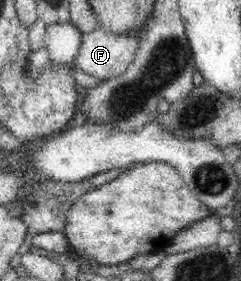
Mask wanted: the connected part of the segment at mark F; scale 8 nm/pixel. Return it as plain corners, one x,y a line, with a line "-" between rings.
96,28
92,32
81,33
80,48
76,52
73,63
86,74
94,76
101,82
124,74
127,66
133,62
138,50
139,37
126,33
116,36
112,33
104,33
104,29

